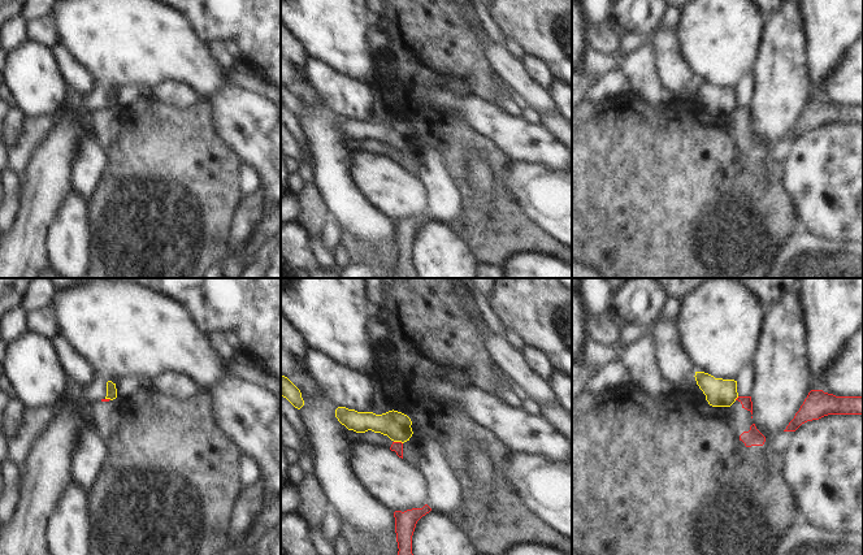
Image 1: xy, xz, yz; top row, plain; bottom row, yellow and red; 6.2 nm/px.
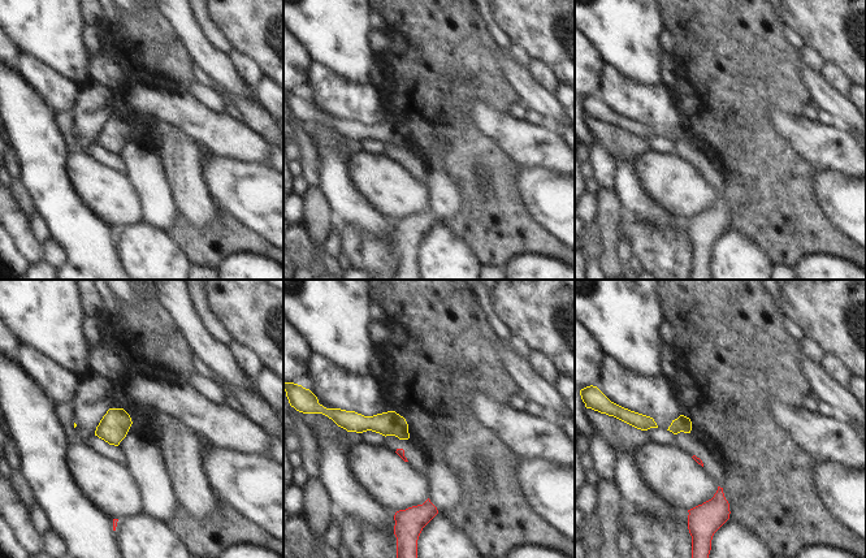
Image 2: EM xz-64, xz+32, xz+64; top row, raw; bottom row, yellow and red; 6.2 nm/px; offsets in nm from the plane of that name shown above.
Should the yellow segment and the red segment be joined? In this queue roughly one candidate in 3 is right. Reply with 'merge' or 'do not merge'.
do not merge

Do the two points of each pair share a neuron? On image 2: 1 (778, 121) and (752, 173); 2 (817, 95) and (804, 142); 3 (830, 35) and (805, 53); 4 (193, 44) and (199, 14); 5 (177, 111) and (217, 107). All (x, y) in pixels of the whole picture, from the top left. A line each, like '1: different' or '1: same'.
1: different
2: different
3: different
4: different
5: different

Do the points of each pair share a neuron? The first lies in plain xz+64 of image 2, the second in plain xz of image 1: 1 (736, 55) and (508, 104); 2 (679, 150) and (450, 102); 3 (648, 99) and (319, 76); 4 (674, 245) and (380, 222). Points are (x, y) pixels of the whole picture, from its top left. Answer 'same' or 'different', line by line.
1: different
2: different
3: same
4: different

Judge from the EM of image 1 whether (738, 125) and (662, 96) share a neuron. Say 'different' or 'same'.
different

